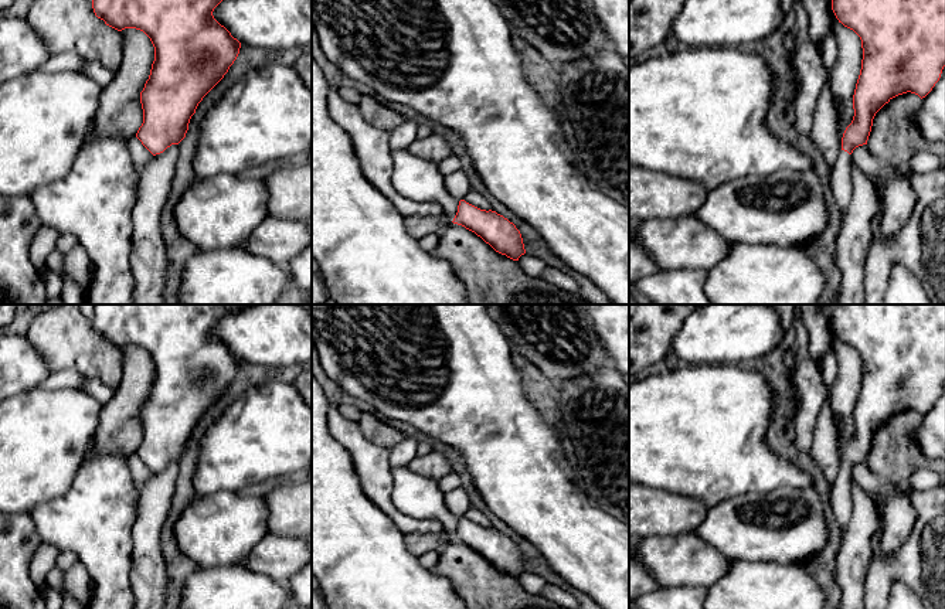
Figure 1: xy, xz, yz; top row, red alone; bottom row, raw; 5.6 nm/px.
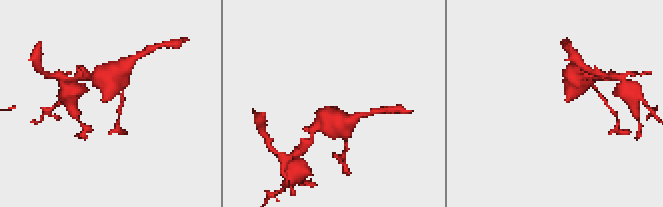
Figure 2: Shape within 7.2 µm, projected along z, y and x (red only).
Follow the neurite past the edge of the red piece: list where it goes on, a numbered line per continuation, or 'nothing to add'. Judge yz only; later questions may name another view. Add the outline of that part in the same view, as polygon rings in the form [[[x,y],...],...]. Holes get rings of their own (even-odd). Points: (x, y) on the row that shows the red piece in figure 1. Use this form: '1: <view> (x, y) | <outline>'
1: yz (842, 169) | [[[840,150],[832,170],[832,191],[843,215],[851,201],[851,166],[851,156]]]

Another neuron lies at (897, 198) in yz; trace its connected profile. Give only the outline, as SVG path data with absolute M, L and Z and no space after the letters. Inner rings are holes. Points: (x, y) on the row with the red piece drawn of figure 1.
M867 144L853 150L851 161L874 180L880 198L880 234L887 241L908 222L917 204L917 194L904 171L876 159Z

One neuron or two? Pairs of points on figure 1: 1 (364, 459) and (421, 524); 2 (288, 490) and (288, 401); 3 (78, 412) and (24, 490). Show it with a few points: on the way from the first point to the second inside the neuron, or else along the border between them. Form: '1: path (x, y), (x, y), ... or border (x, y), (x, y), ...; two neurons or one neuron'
1: path (376, 479), (383, 502), (401, 520); one neuron
2: border (296, 476), (278, 482); two neurons
3: path (58, 432), (24, 466), (24, 470); one neuron

